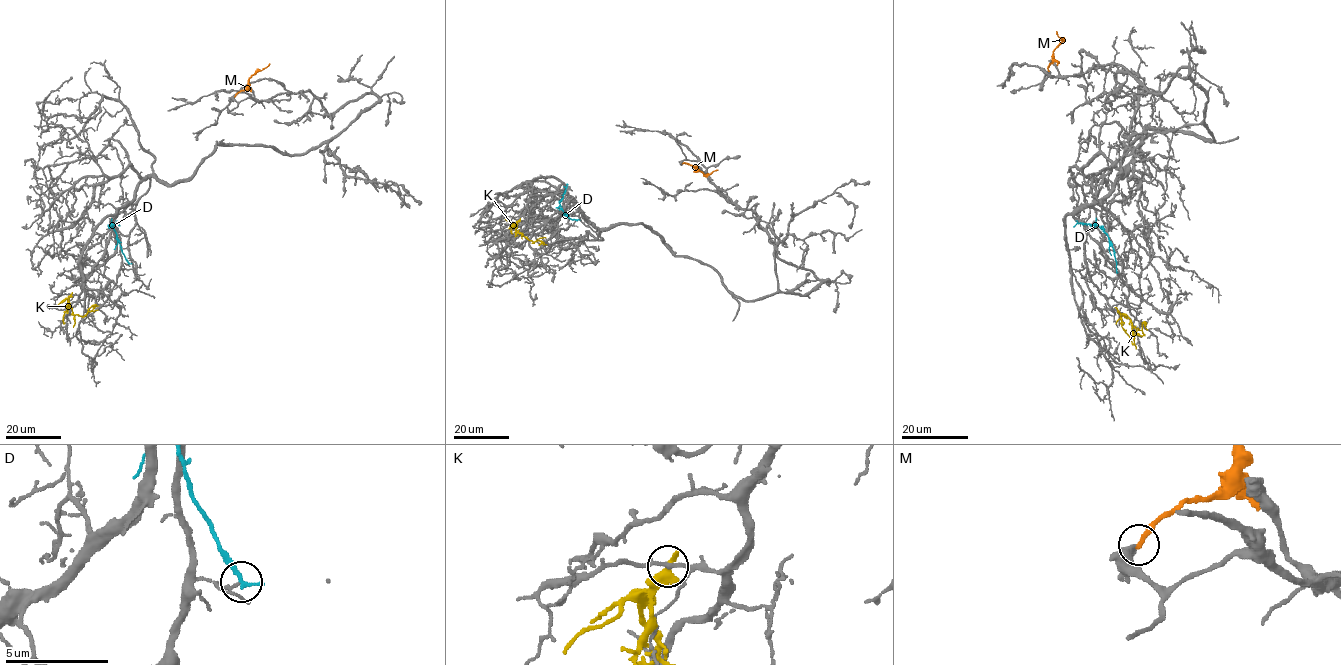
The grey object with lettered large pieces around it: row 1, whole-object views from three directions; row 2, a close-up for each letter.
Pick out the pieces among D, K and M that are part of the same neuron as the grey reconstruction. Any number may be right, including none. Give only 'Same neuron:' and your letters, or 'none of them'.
Same neuron: none of them

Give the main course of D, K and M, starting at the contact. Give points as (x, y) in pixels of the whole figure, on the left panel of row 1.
D: (128, 263), (112, 224), (119, 226)
K: (71, 294), (67, 301), (74, 315), (84, 317), (92, 305), (91, 311)
M: (234, 96), (243, 90), (248, 79), (270, 63)

